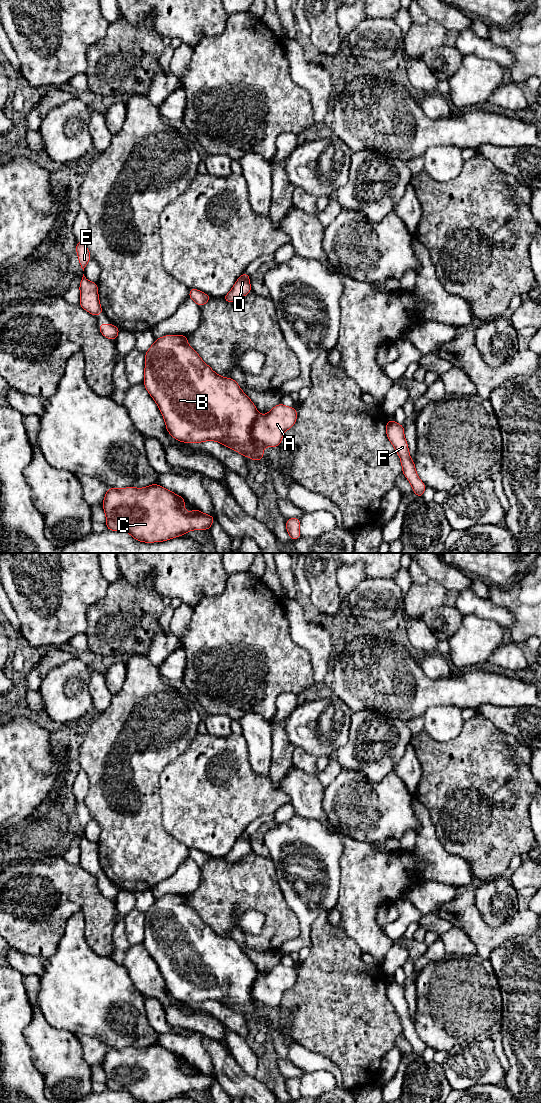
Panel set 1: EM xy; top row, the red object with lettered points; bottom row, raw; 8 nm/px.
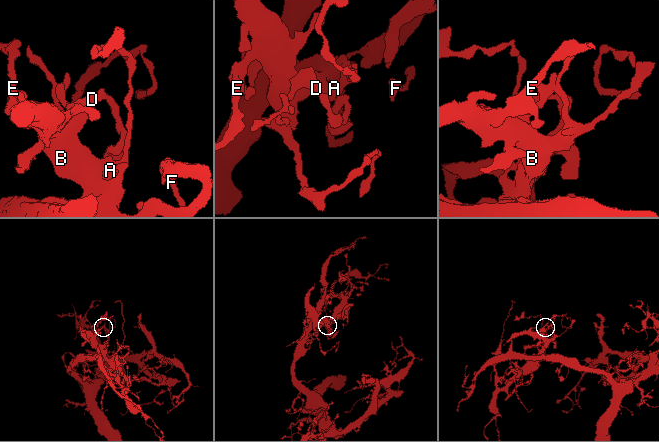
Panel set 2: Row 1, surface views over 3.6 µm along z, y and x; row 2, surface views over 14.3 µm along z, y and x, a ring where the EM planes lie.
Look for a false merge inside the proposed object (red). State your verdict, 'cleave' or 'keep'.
cleave

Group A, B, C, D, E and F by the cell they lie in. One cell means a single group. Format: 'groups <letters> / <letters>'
groups A / B C D E F

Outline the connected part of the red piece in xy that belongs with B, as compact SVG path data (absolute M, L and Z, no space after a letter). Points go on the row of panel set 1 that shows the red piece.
M165 335L155 340L145 353L144 386L156 402L166 430L184 443L217 441L259 461L263 447L252 437L257 409L233 378L216 374L187 343L186 335Z

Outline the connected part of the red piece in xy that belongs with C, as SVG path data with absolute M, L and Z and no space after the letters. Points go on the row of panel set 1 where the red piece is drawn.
M154 483L145 488L127 487L122 489L108 488L103 500L106 515L106 527L111 531L124 531L135 540L146 543L163 542L184 535L191 530L209 530L215 518L202 513L198 508L191 512L184 510L184 497Z

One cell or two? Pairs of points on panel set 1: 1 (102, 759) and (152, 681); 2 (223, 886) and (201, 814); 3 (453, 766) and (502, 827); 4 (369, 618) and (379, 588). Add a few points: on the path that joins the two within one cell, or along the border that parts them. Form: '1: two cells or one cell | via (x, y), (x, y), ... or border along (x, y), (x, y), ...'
1: one cell | via (119, 740), (138, 721), (146, 700)
2: two cells | border along (221, 856), (212, 858)
3: one cell | via (469, 782), (475, 788), (477, 805), (486, 814)
4: one cell | via (376, 611), (378, 609), (379, 595)

